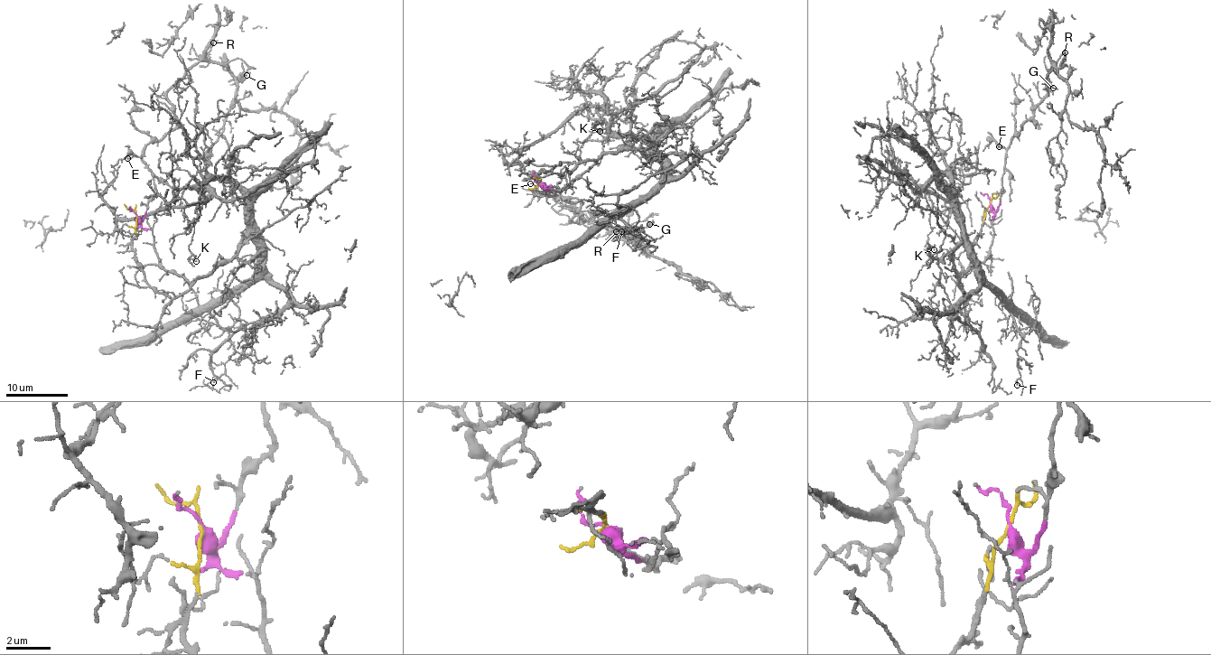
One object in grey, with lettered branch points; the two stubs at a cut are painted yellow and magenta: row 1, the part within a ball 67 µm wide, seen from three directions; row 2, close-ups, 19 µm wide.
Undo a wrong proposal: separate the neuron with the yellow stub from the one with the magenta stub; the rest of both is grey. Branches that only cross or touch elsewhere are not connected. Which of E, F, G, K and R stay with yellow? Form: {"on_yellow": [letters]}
{"on_yellow": ["F", "K"]}

